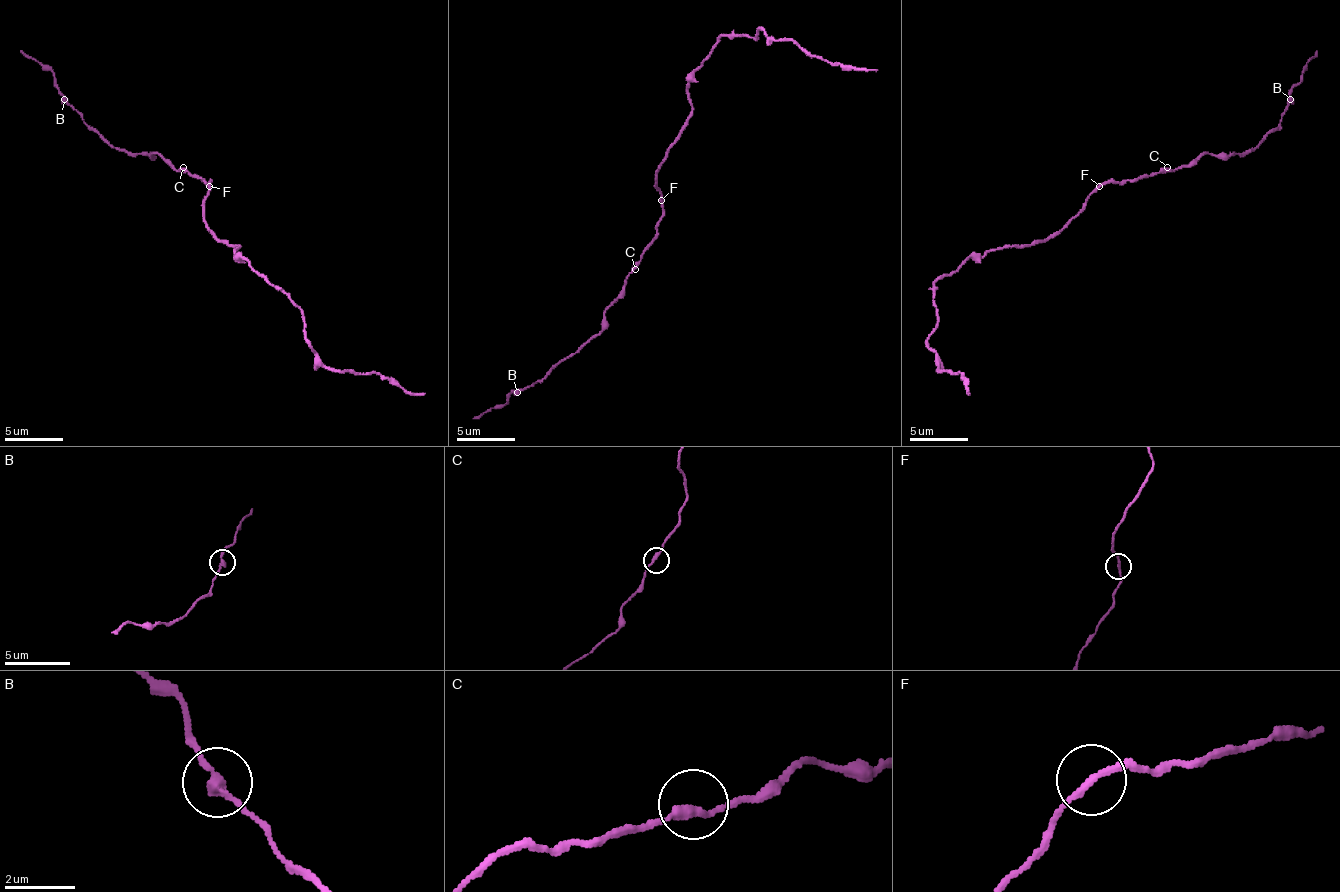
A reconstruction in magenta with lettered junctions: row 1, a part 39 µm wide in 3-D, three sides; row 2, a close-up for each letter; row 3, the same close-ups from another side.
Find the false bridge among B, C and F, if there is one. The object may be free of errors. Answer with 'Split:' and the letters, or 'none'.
Split: none

